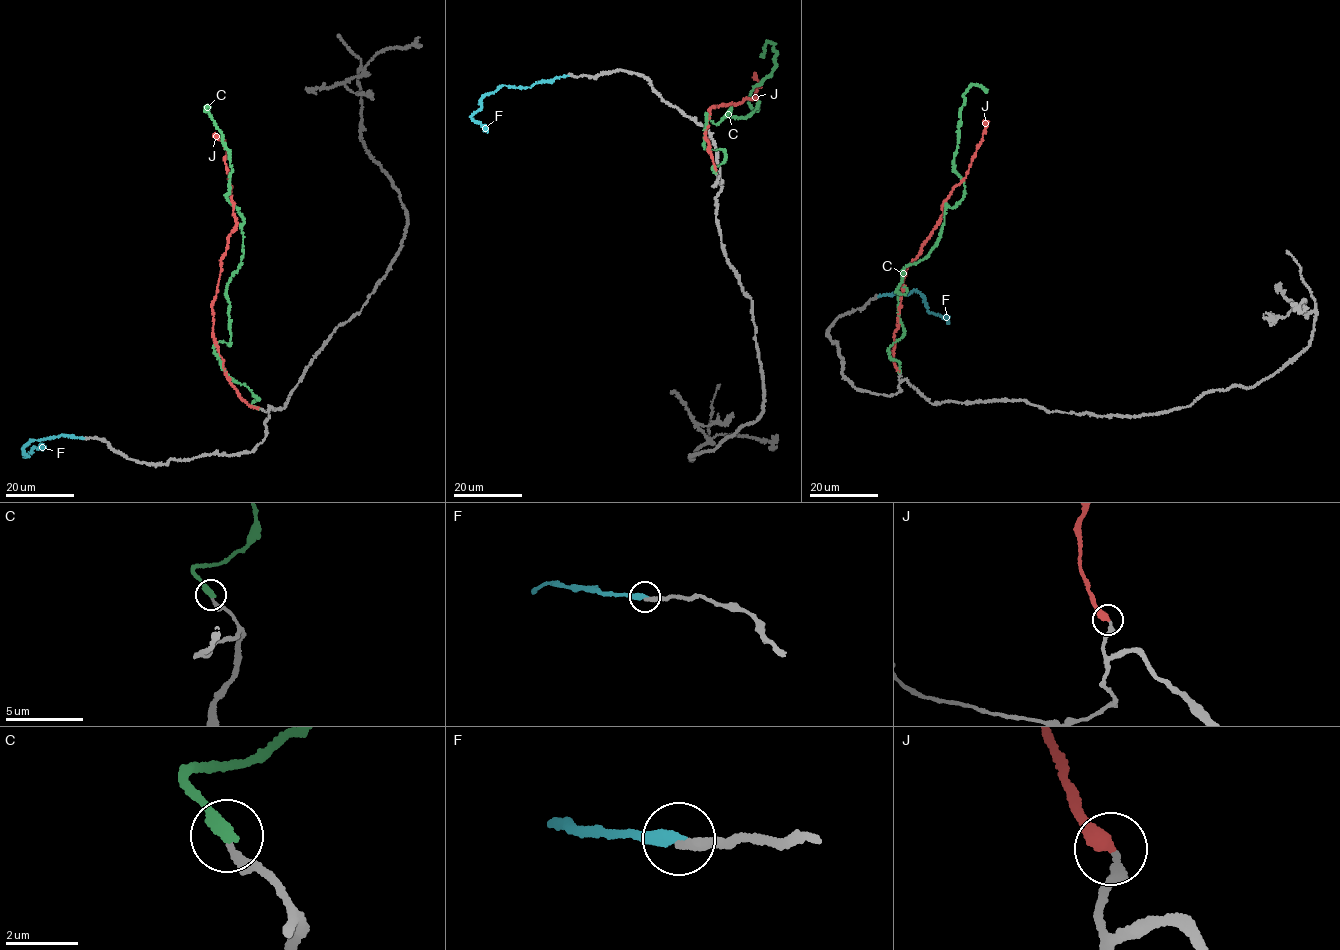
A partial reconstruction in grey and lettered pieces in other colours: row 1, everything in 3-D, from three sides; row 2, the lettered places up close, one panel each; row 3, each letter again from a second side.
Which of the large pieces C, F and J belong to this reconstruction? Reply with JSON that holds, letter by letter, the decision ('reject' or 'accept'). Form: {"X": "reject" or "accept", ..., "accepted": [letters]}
{"C": "reject", "F": "accept", "J": "accept", "accepted": ["F", "J"]}

